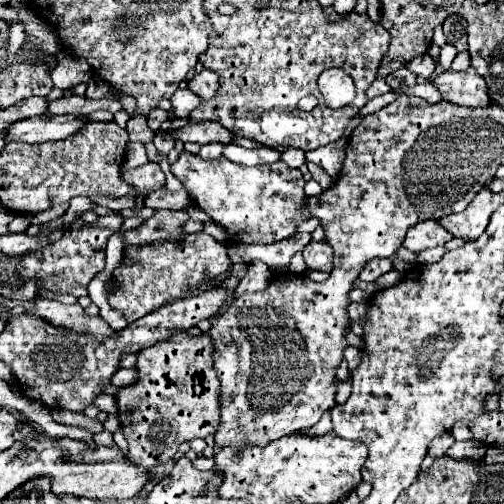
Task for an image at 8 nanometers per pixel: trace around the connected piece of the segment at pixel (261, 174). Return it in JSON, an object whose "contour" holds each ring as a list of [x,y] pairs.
{"contour":[[[183,151],[171,165],[171,173],[185,185],[193,203],[223,227],[231,243],[269,245],[295,235],[297,225],[309,219],[303,173],[291,169],[285,161],[247,167],[231,163],[225,157],[203,159],[201,155]]]}

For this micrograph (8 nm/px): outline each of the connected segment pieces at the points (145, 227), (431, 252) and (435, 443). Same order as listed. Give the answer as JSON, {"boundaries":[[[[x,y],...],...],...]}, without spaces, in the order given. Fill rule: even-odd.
{"boundaries":[[[[157,211],[151,219],[147,219],[137,229],[125,233],[125,245],[145,245],[161,239],[181,239],[183,231],[179,229],[189,219],[187,211]]],[[[435,247],[435,249],[427,249],[427,251],[419,253],[417,261],[419,261],[419,263],[431,263],[431,261],[437,261],[437,259],[441,259],[441,257],[443,257],[443,253],[445,253],[445,249],[443,249],[443,247]]],[[[447,433],[447,435],[443,435],[443,437],[433,439],[433,441],[431,441],[431,445],[429,445],[429,451],[427,451],[427,453],[429,453],[433,459],[437,459],[437,457],[445,455],[445,451],[447,451],[453,443],[455,443],[453,435],[451,435],[451,433]]]]}

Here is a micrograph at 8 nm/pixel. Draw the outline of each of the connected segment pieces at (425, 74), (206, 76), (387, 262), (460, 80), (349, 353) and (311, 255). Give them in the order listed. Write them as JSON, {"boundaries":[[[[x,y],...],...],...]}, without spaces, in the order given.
{"boundaries":[[[[423,53],[423,55],[417,55],[415,59],[411,59],[407,65],[405,65],[411,73],[415,73],[419,79],[429,79],[435,71],[435,61],[431,55]]],[[[203,69],[201,73],[193,75],[193,79],[187,81],[187,87],[193,93],[197,93],[201,99],[209,99],[215,95],[215,91],[219,87],[219,77],[211,69]]],[[[371,259],[371,263],[367,263],[367,267],[363,267],[363,271],[359,273],[359,279],[361,281],[375,281],[379,275],[383,275],[389,269],[393,269],[391,259]]],[[[469,67],[467,71],[459,71],[459,73],[449,69],[437,75],[433,83],[441,91],[443,99],[449,99],[451,103],[459,103],[463,107],[483,107],[493,103],[487,83],[475,71],[475,67]]],[[[347,345],[345,351],[343,351],[343,357],[345,357],[347,363],[349,363],[349,371],[353,371],[353,369],[359,365],[359,361],[361,361],[361,351],[355,349],[355,347],[351,347],[351,345]]],[[[311,241],[303,249],[303,257],[305,257],[307,269],[313,269],[313,271],[331,271],[331,267],[333,267],[333,249],[327,243]]]]}

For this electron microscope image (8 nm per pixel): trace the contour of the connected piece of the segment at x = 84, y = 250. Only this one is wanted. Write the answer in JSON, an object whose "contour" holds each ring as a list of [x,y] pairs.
{"contour":[[[107,215],[99,217],[91,227],[83,227],[79,231],[65,233],[59,241],[53,245],[47,245],[43,251],[29,253],[21,257],[15,265],[15,273],[19,273],[23,279],[39,279],[37,285],[49,289],[49,291],[59,291],[59,293],[69,293],[73,297],[87,295],[87,285],[89,281],[105,267],[105,243],[107,239],[121,227],[123,219],[117,215]]]}

